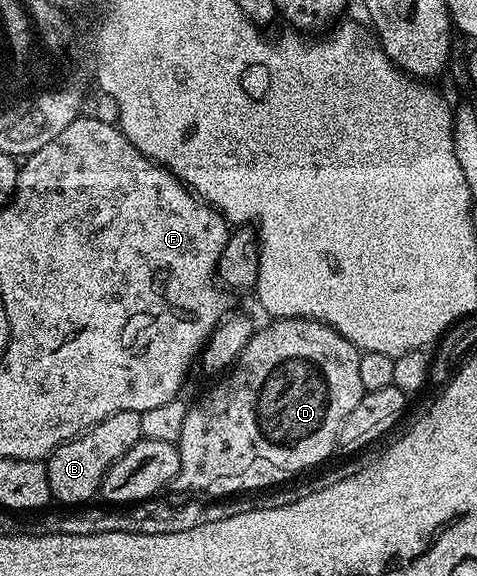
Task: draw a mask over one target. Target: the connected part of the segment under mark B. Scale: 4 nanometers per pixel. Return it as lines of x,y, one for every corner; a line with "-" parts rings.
114,412
114,416
102,420
97,426
91,426
77,438
62,443
53,454
48,455
46,465
50,492
61,507
82,506
99,495
106,472
144,437
140,417
138,412

